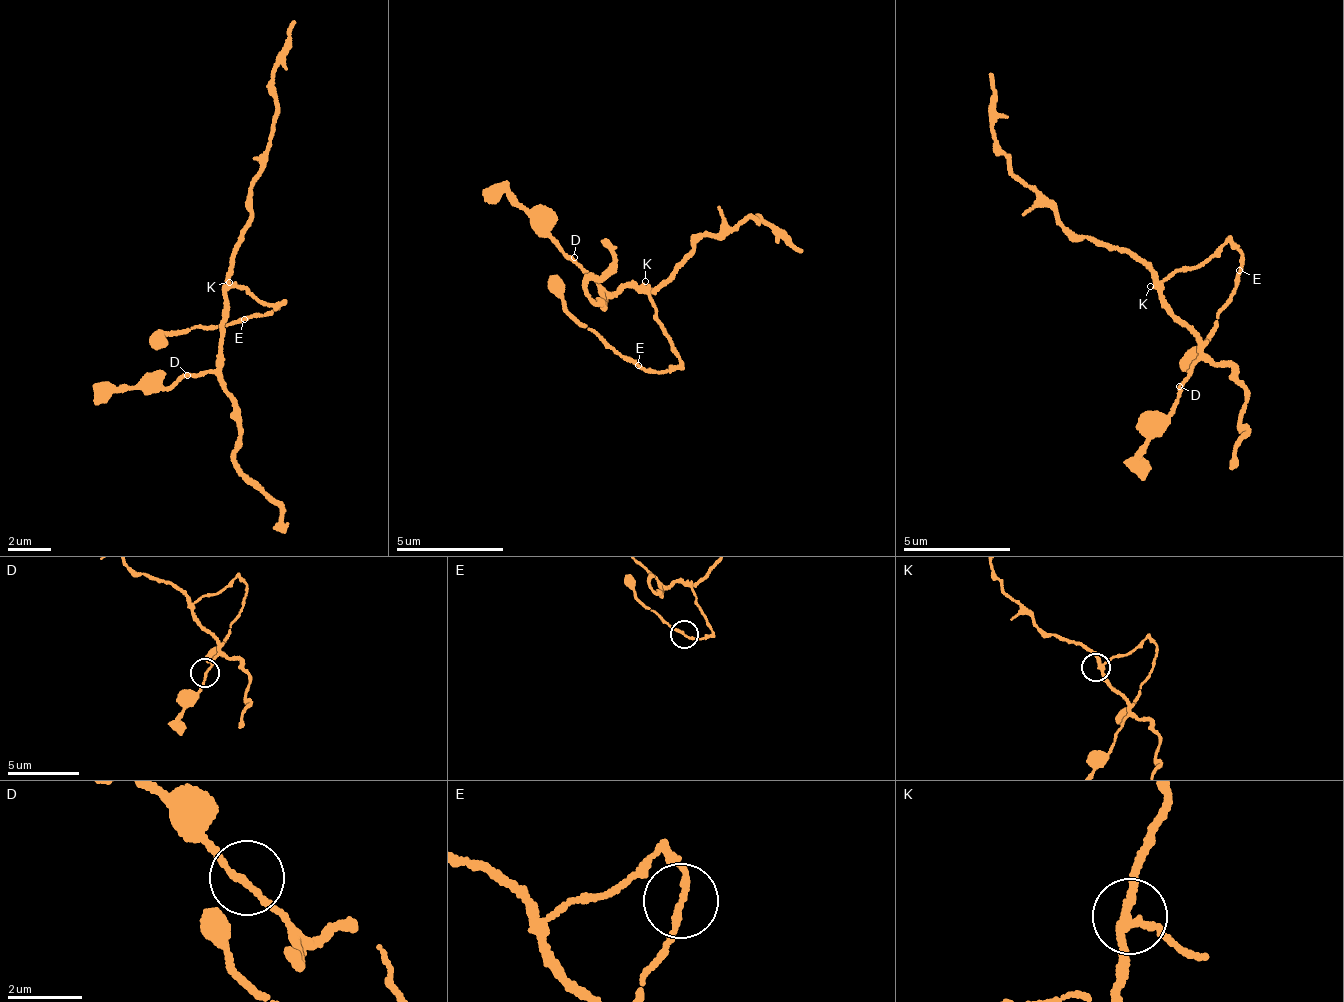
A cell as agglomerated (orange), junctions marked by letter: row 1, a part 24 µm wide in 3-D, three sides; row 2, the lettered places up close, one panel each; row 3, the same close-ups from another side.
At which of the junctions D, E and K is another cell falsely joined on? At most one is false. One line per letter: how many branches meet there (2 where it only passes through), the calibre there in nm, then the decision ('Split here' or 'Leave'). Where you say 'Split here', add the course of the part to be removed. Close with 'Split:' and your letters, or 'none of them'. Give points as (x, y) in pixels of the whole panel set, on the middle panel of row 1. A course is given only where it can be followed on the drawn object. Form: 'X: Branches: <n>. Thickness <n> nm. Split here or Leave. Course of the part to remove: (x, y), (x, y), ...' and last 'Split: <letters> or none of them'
D: Branches: 2. Thickness 160 nm. Leave
E: Branches: 2. Thickness 150 nm. Leave
K: Branches: 3. Thickness 200 nm. Leave
Split: none of them

